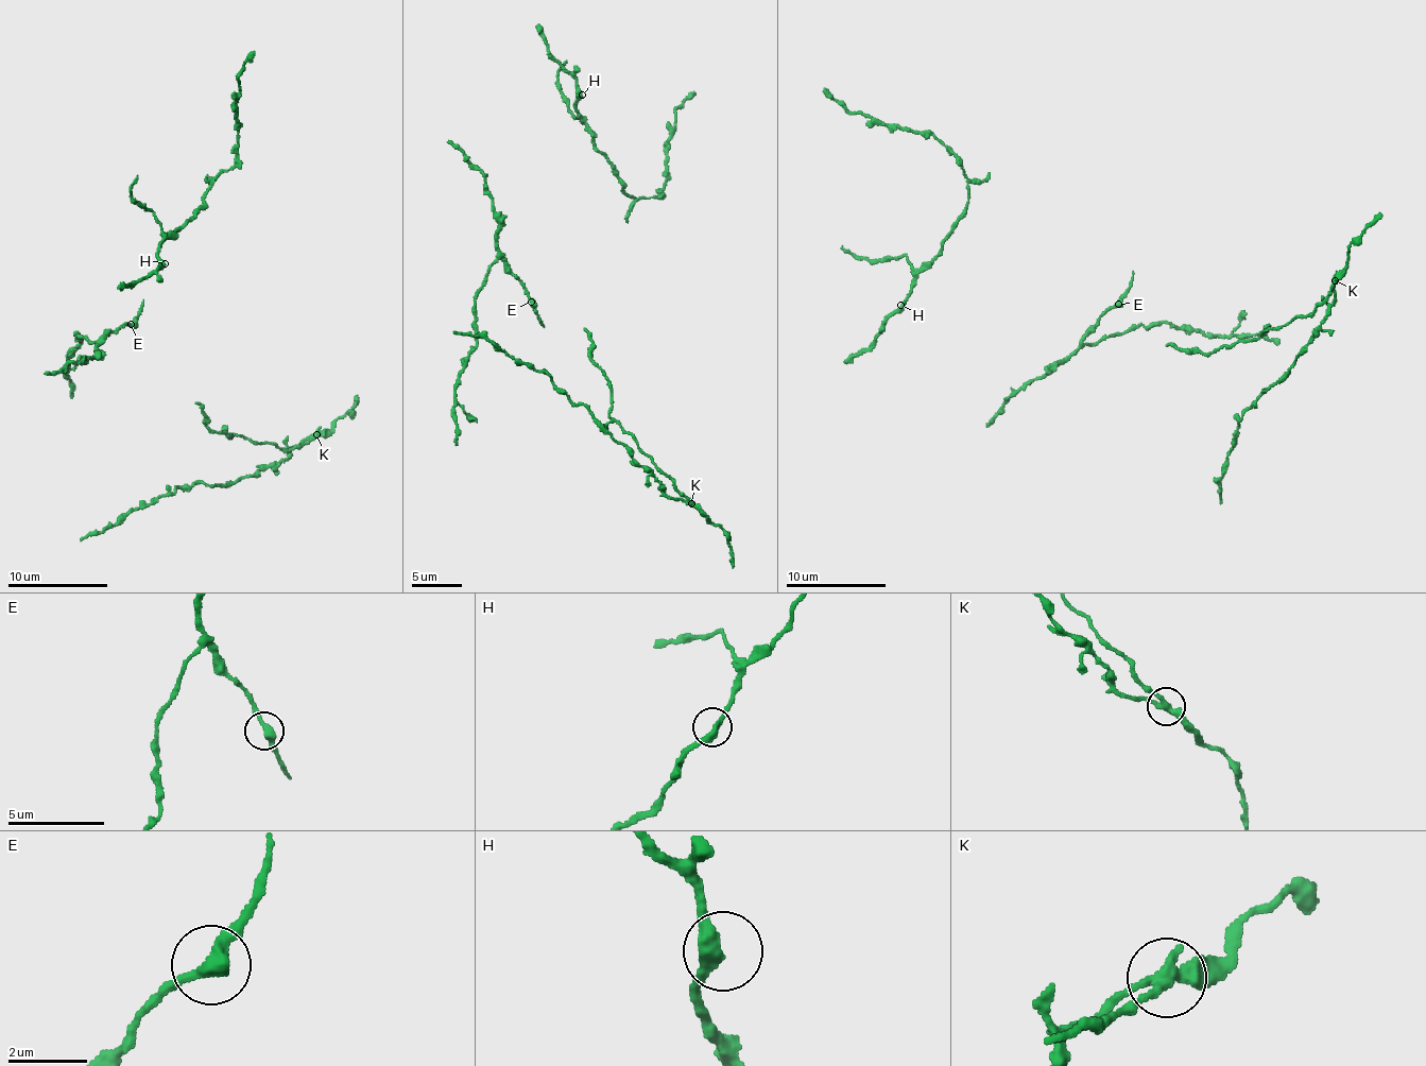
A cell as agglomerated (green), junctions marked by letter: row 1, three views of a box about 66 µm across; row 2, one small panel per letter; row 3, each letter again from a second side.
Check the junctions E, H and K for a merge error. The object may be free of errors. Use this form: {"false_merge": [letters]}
{"false_merge": ["K"]}

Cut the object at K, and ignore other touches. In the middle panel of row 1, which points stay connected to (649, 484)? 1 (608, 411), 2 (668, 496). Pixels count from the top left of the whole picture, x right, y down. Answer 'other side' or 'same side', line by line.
1: other side
2: same side

